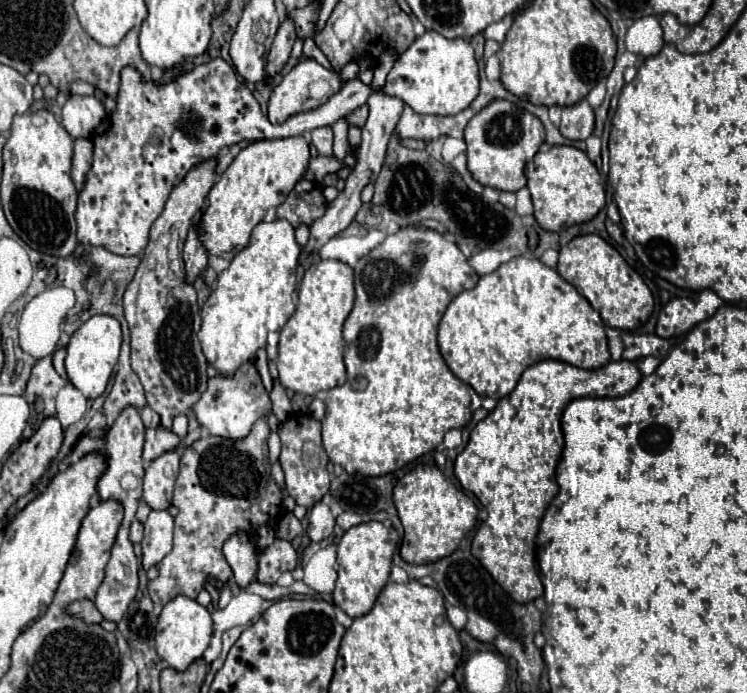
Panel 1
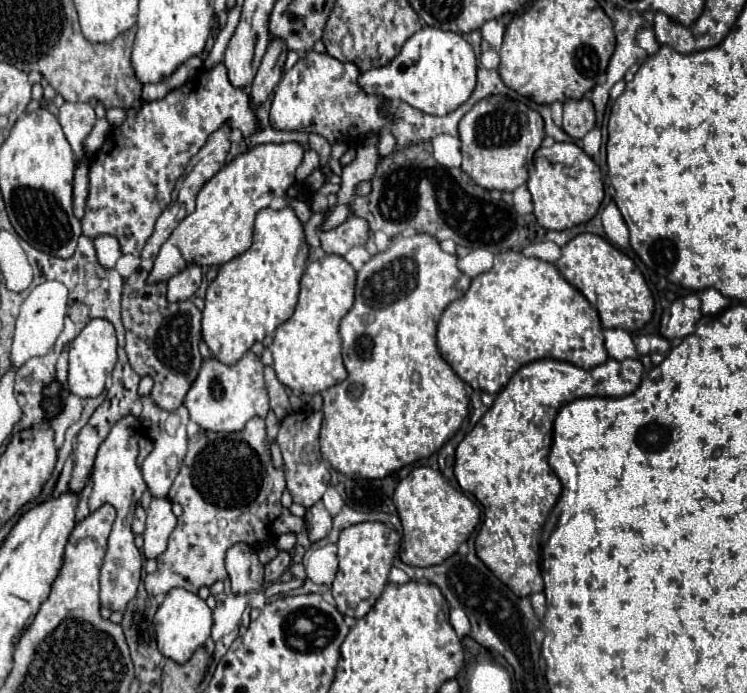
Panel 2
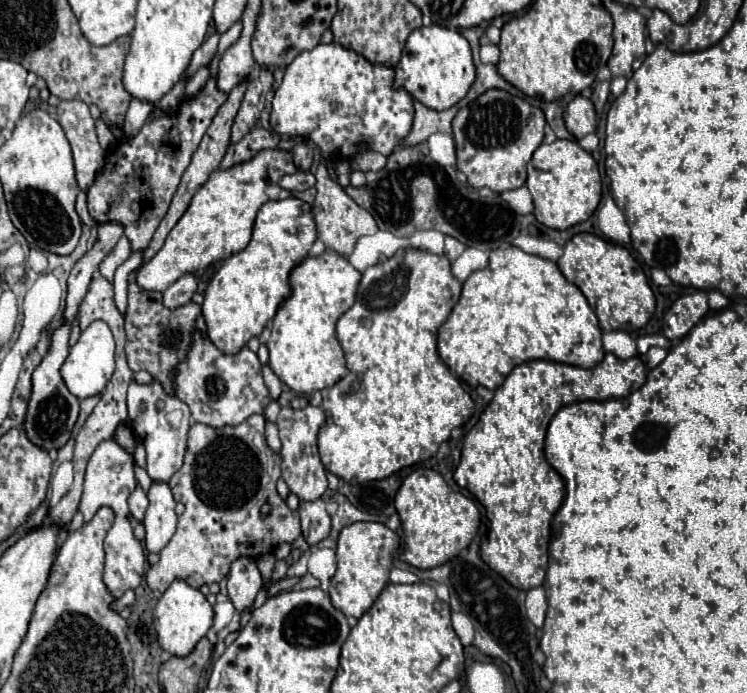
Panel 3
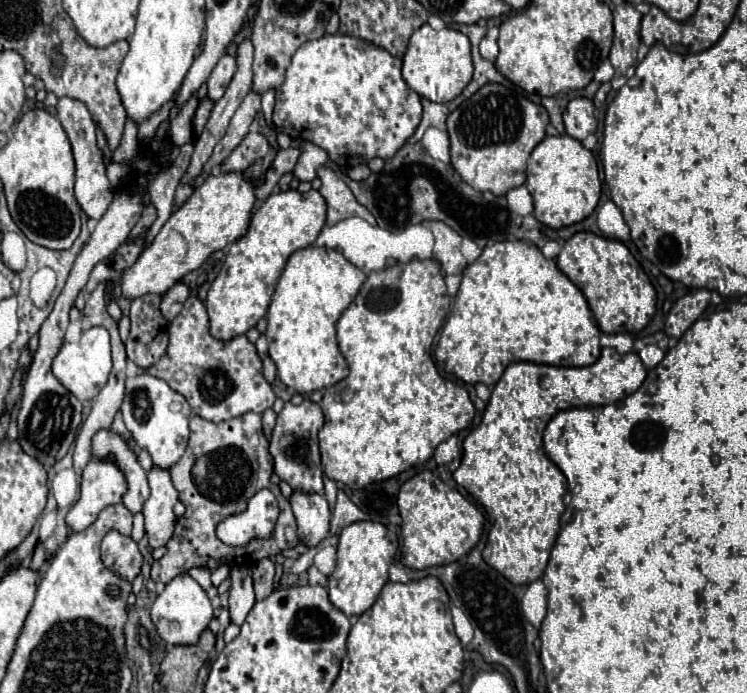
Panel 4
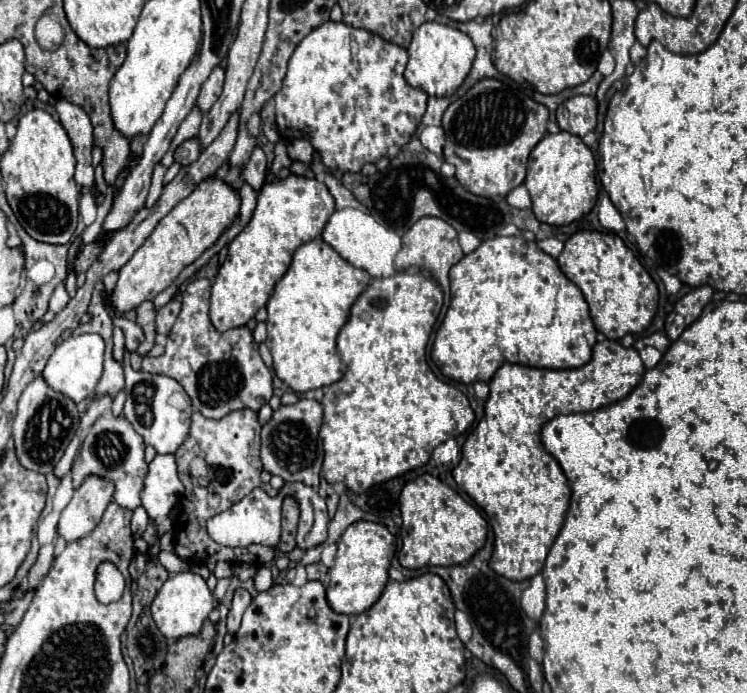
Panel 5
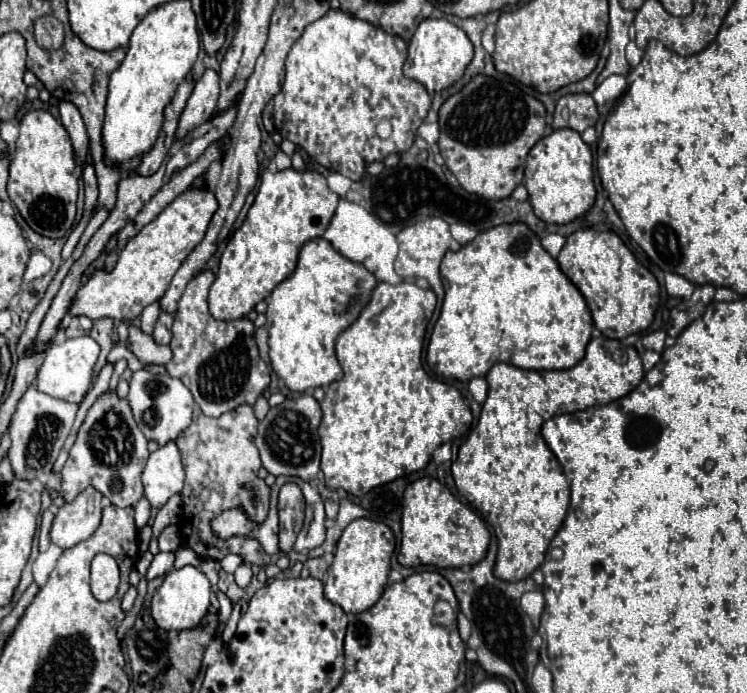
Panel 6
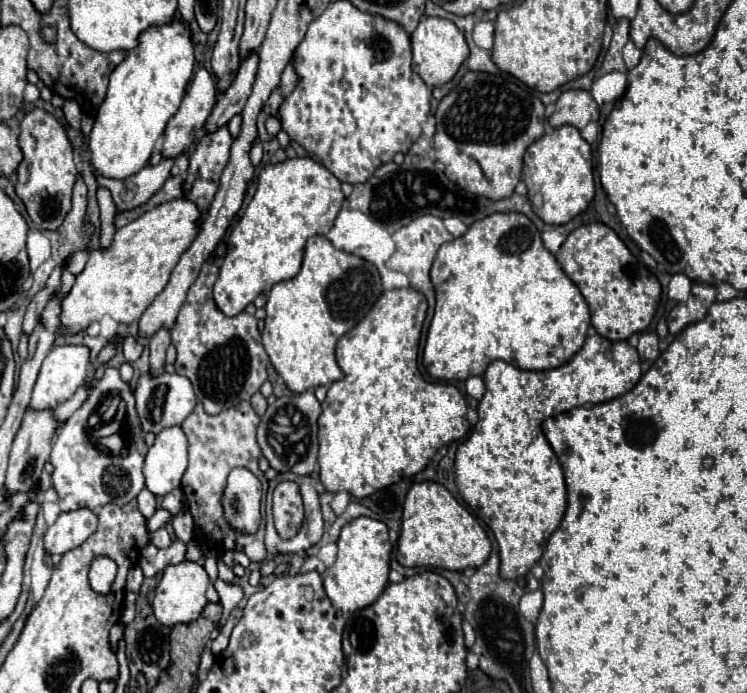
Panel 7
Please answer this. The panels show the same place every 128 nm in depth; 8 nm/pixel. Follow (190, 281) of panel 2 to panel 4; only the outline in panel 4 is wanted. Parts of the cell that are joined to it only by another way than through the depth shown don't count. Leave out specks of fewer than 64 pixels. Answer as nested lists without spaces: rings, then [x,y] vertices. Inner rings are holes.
[[[176,282],[164,296],[162,296],[162,304],[160,310],[164,314],[164,318],[170,322],[174,316],[180,314],[182,304],[188,300],[190,296],[190,286],[184,282]]]

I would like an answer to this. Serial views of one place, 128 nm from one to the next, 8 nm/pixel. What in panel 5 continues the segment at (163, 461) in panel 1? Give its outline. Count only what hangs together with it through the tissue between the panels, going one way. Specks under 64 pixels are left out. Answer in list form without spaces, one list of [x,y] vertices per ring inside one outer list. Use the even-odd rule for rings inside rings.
[[[124,350],[122,366],[124,366],[124,376],[126,376],[124,418],[144,438],[146,446],[152,446],[158,454],[174,454],[184,444],[184,440],[188,438],[188,432],[190,432],[192,402],[190,402],[188,394],[184,394],[184,388],[170,376],[132,370],[128,350]]]

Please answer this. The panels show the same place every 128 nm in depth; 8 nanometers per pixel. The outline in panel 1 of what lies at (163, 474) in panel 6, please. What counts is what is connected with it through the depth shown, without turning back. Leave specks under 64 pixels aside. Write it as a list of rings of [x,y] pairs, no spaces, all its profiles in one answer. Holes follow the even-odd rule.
[[[152,510],[144,524],[142,540],[142,568],[156,566],[172,550],[172,528],[174,520],[164,510]]]

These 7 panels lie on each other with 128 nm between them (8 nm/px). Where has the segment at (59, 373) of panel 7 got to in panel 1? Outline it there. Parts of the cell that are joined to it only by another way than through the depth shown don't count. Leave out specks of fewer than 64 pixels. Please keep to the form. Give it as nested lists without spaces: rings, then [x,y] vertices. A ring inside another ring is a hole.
[[[98,314],[86,320],[70,338],[66,346],[66,372],[68,380],[86,396],[86,398],[98,398],[104,394],[112,368],[118,362],[120,354],[120,344],[122,344],[122,328],[120,322],[112,316]]]

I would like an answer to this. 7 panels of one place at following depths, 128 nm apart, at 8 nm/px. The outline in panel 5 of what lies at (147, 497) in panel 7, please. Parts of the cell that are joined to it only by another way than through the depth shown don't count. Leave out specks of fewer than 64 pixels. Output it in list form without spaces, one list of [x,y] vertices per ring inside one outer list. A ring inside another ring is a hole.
[[[138,506],[134,510],[134,516],[132,516],[132,534],[134,534],[134,538],[142,538],[146,526],[148,526],[148,514],[142,506]]]

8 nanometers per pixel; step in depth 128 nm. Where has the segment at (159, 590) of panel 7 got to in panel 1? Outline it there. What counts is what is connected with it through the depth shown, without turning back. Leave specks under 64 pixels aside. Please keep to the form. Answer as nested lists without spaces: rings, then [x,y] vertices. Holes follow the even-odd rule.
[[[176,596],[174,600],[170,600],[160,618],[158,618],[158,626],[156,626],[156,652],[162,660],[168,662],[170,668],[184,672],[194,660],[202,658],[204,650],[210,644],[212,638],[212,618],[210,612],[200,606],[196,600],[186,598],[186,596]]]

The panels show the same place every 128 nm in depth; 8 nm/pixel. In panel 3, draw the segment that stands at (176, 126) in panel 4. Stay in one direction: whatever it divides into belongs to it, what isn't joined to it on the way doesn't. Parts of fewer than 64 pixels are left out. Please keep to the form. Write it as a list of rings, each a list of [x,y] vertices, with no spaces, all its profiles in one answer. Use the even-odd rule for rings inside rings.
[[[202,66],[202,68],[198,68],[198,72],[188,80],[188,84],[186,84],[186,96],[190,98],[190,96],[196,96],[202,88],[204,88],[204,84],[208,82],[208,78],[210,78],[210,66]]]

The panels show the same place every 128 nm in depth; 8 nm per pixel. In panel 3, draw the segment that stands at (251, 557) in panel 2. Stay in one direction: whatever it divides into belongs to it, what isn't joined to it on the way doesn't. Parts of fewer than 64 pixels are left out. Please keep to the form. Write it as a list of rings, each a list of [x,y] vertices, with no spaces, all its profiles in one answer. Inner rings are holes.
[[[240,556],[230,564],[228,574],[228,596],[236,610],[244,612],[262,588],[262,574],[256,562],[248,556]]]

